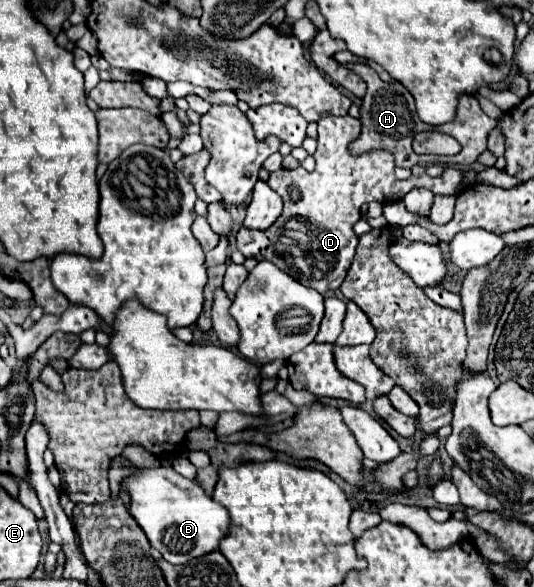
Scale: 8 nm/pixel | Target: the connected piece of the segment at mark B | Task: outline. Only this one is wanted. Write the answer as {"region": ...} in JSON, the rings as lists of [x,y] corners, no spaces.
{"region":[[[158,466],[154,472],[134,468],[132,474],[120,482],[120,488],[128,492],[128,510],[148,536],[150,544],[172,564],[184,564],[206,552],[218,550],[220,536],[226,536],[230,520],[226,508],[206,496],[194,480],[180,476],[172,468]]]}

